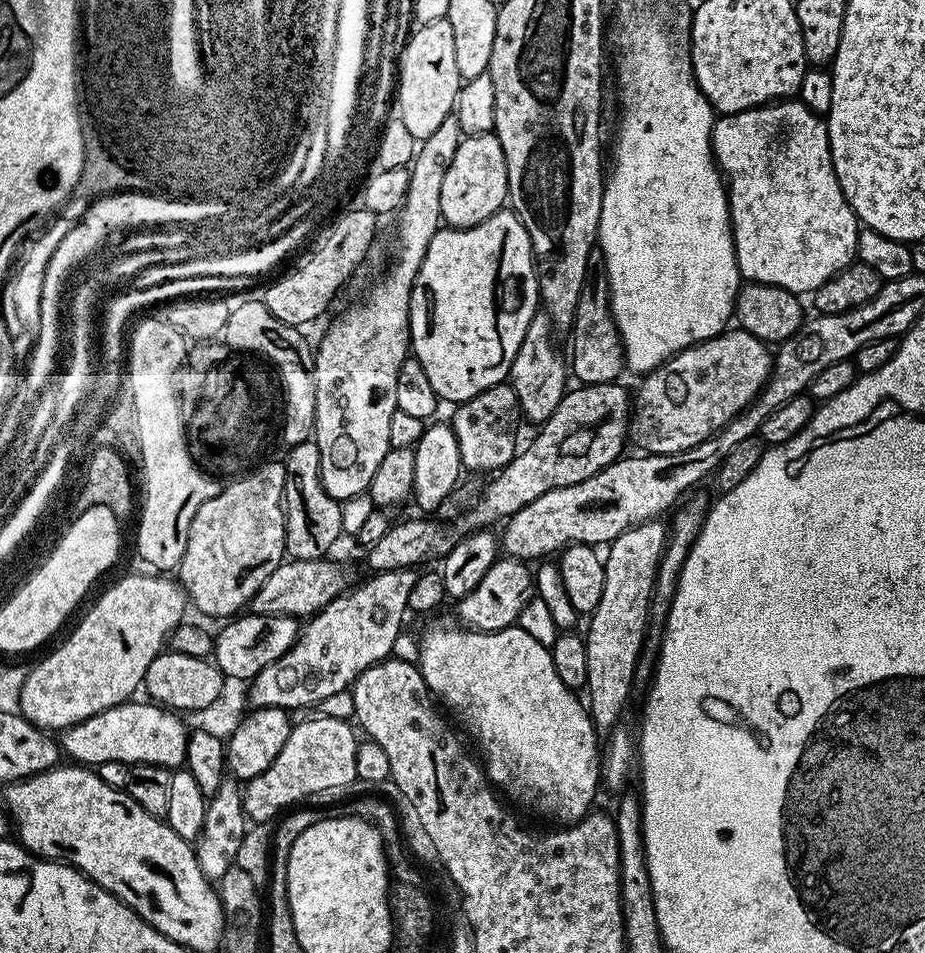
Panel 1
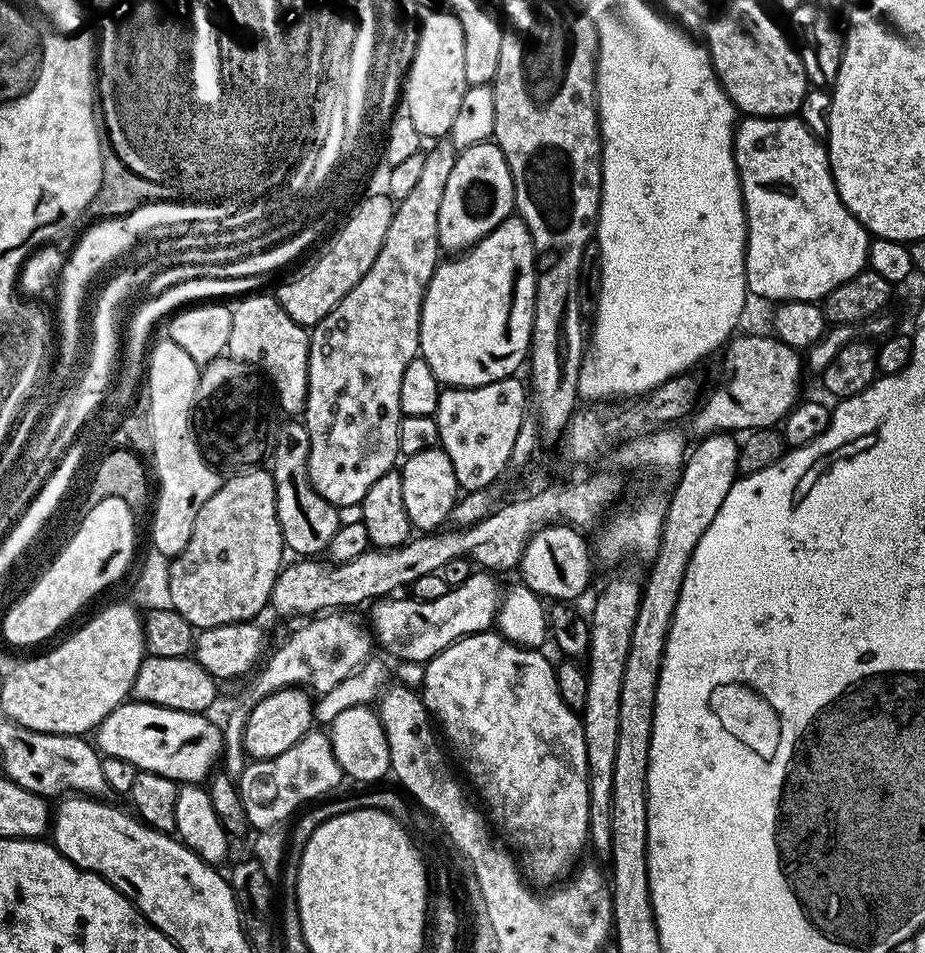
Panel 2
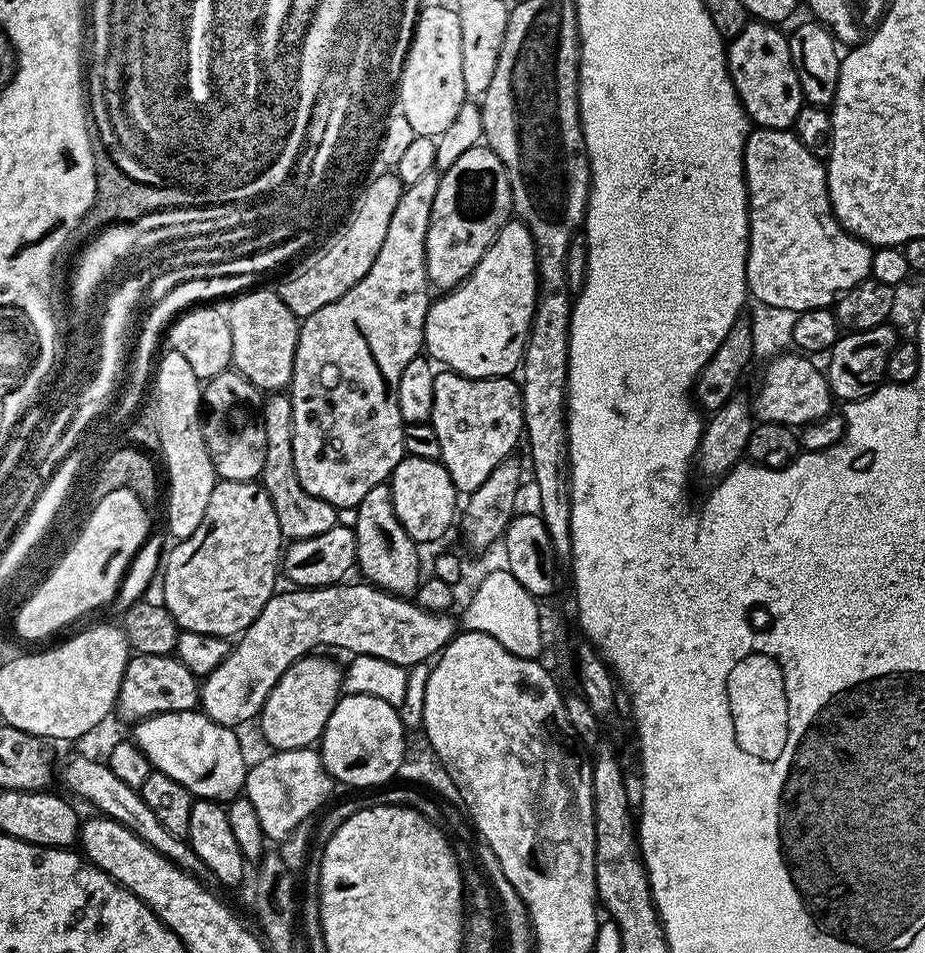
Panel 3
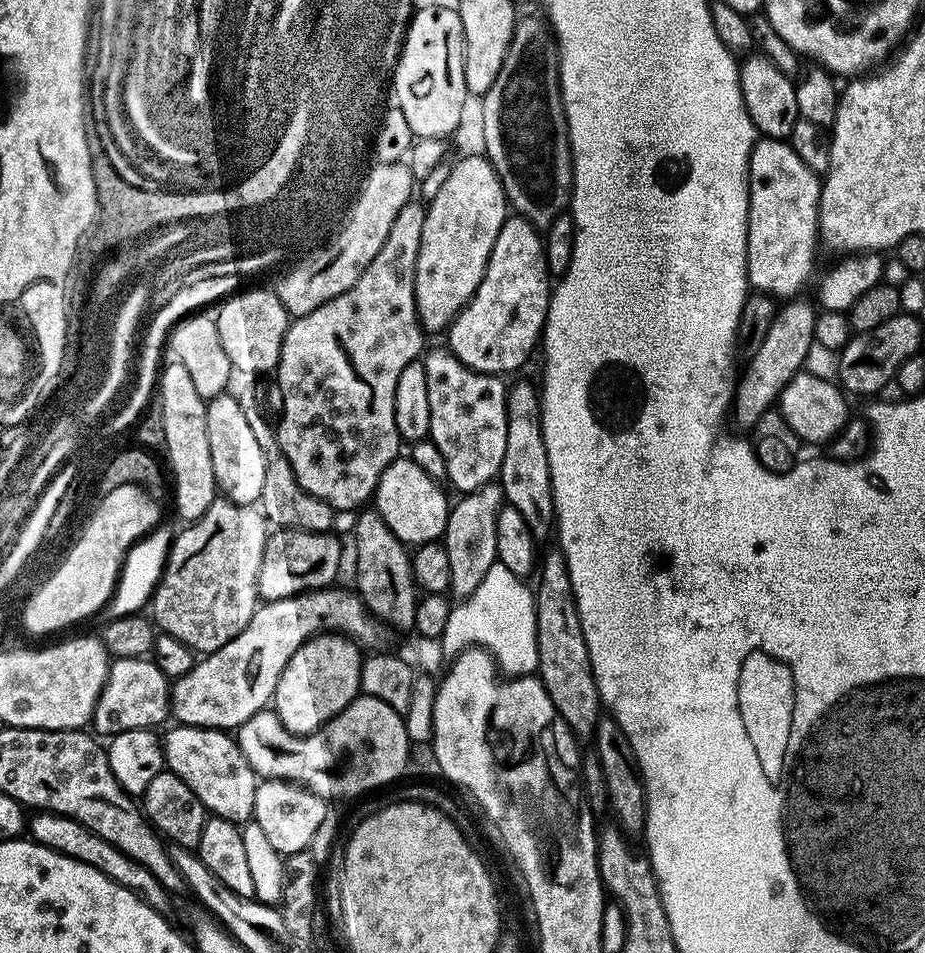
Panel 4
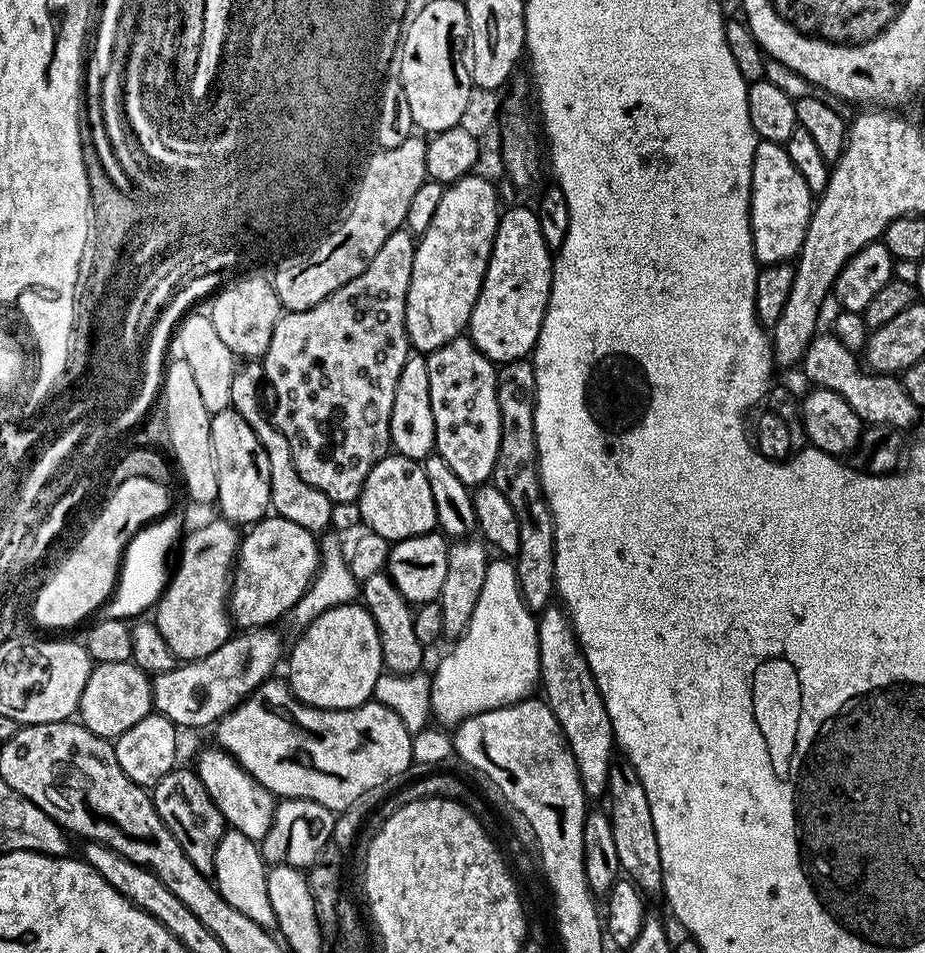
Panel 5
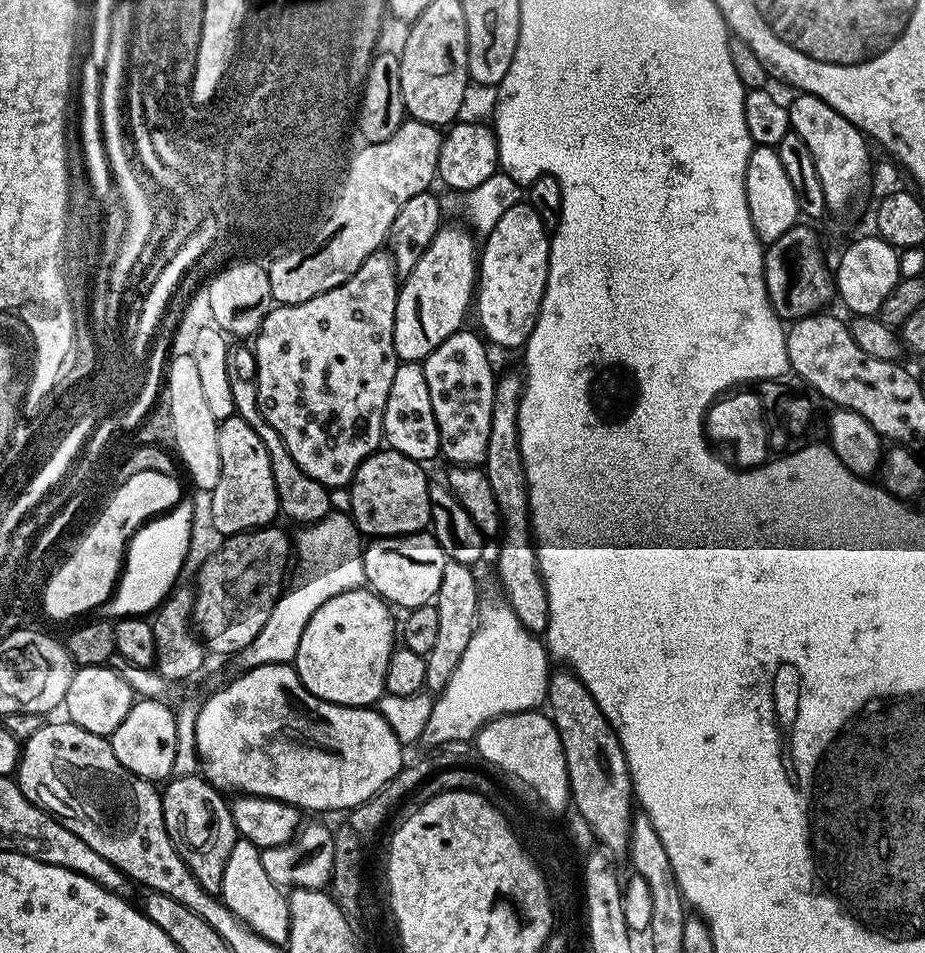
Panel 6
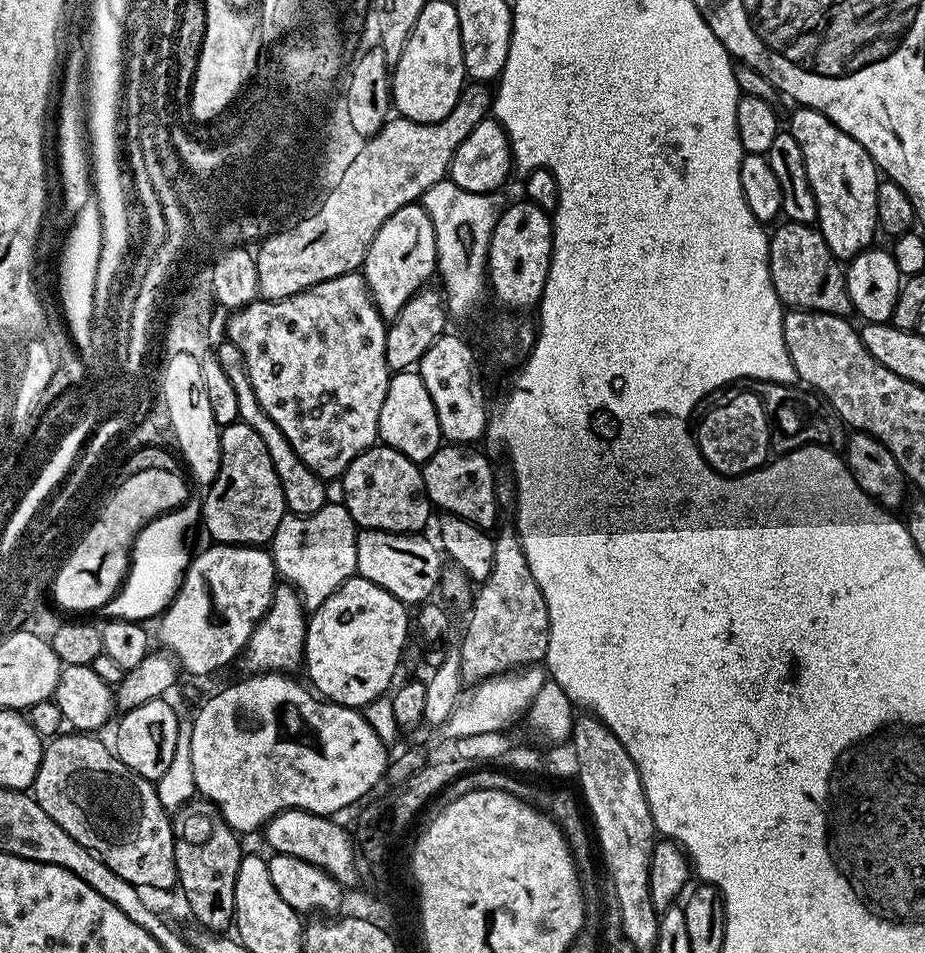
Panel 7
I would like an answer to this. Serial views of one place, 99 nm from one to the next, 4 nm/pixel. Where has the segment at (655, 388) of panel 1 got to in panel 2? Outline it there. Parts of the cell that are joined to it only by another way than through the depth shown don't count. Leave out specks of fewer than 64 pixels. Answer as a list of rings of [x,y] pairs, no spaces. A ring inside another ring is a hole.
[[[772,334],[740,335],[733,335],[728,341],[722,352],[724,365],[720,368],[716,385],[706,392],[698,407],[691,413],[693,437],[703,438],[713,432],[740,434],[745,430],[776,428],[801,399],[801,353],[786,346]]]

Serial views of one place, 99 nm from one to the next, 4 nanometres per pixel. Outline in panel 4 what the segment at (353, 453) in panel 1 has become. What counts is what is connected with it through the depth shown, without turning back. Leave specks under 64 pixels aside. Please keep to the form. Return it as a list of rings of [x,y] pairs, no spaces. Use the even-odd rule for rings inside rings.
[[[419,199],[409,200],[406,206],[402,206],[402,210],[398,210],[398,218],[394,218],[394,226],[390,226],[390,234],[386,234],[386,242],[382,242],[382,250],[378,250],[374,262],[370,262],[370,266],[364,268],[364,273],[357,278],[354,286],[350,286],[350,290],[338,294],[334,299],[327,300],[322,306],[310,310],[310,314],[295,317],[291,321],[292,325],[283,329],[282,354],[274,369],[276,384],[280,387],[280,400],[284,403],[284,413],[281,414],[280,424],[278,420],[276,428],[276,440],[282,446],[282,454],[286,454],[303,488],[310,494],[314,494],[314,498],[329,504],[337,513],[348,512],[356,507],[359,509],[364,506],[359,504],[364,504],[367,500],[369,503],[373,499],[380,475],[386,470],[386,466],[390,466],[393,460],[401,455],[402,441],[398,434],[398,426],[394,422],[394,390],[398,386],[398,374],[402,374],[402,370],[406,370],[408,363],[417,359],[426,348],[426,343],[424,344],[426,333],[420,326],[414,292],[414,274],[418,262],[418,246],[422,242],[422,222],[425,211],[425,205]]]

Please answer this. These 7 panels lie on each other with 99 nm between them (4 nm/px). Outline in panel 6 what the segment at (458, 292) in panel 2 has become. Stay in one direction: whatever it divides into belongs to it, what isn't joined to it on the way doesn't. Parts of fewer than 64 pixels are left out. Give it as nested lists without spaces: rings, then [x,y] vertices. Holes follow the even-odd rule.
[[[527,202],[510,206],[510,210],[506,210],[506,214],[502,214],[502,219],[494,225],[494,230],[490,230],[490,234],[483,237],[482,247],[478,252],[478,283],[474,289],[474,316],[476,312],[477,318],[480,319],[479,331],[489,345],[497,344],[500,348],[520,350],[527,344],[536,325],[536,319],[540,316],[542,298],[546,290],[549,243],[549,229],[545,228],[542,218],[538,218],[536,211]]]

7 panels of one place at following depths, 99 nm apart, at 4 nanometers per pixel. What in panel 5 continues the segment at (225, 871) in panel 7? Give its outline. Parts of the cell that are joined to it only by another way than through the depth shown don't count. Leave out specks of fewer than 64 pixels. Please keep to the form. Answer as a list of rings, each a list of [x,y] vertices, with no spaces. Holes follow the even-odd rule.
[[[191,767],[173,768],[151,789],[150,795],[152,805],[158,810],[158,818],[162,818],[166,830],[174,834],[178,846],[182,846],[182,854],[194,862],[203,876],[211,877],[214,873],[216,847],[224,836],[226,825],[218,806],[214,806],[210,794],[206,794],[206,786],[202,786],[195,771]]]

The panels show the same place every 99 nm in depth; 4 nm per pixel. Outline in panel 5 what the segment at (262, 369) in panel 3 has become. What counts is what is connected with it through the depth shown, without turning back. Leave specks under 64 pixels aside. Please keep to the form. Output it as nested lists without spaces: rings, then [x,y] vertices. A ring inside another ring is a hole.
[[[248,276],[245,280],[236,280],[229,288],[228,286],[229,284],[221,287],[214,296],[216,301],[210,309],[210,315],[214,320],[214,330],[222,332],[222,342],[230,346],[233,356],[237,358],[263,357],[266,346],[270,346],[270,331],[252,332],[256,328],[252,319],[261,312],[262,315],[268,316],[269,325],[278,323],[282,315],[282,301],[276,295],[275,287],[269,281],[267,284],[260,276]]]

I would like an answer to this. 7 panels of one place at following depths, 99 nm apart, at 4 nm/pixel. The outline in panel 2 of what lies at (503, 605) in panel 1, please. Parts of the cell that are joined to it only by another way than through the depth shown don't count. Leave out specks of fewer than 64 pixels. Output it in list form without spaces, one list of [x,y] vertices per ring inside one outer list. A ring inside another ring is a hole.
[[[476,570],[473,571],[472,575],[466,578],[464,584],[458,584],[452,587],[449,587],[446,594],[442,594],[442,598],[434,598],[434,602],[422,602],[421,600],[414,600],[411,598],[405,598],[405,600],[396,600],[400,598],[381,598],[371,605],[372,608],[372,624],[370,620],[370,628],[374,633],[374,640],[377,645],[380,644],[389,652],[392,656],[397,656],[400,660],[409,660],[412,664],[417,664],[417,666],[423,666],[428,663],[428,661],[435,658],[438,653],[442,650],[446,650],[446,646],[450,646],[456,640],[460,640],[463,636],[473,636],[476,632],[486,632],[489,631],[497,623],[497,612],[500,609],[500,603],[502,599],[502,589],[500,590],[500,584],[495,580],[493,573],[488,570]]]

